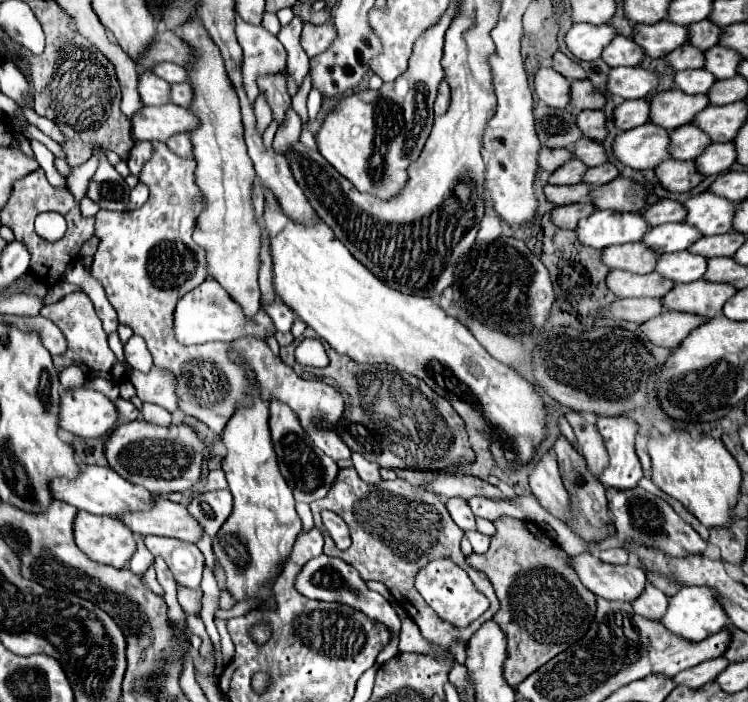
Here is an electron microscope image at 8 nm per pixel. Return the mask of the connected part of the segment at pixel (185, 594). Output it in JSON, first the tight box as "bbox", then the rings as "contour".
{"bbox":[177,586,203,615],"contour":[[[177,586],[177,599],[183,611],[187,615],[199,615],[202,609],[203,593],[199,590],[187,590],[183,586]]]}

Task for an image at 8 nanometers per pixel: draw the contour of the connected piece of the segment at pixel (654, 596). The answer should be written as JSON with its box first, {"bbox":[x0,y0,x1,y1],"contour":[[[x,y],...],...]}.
{"bbox":[633,584,667,620],"contour":[[[647,584],[645,592],[633,602],[633,610],[643,618],[659,620],[667,610],[667,596],[653,584]]]}

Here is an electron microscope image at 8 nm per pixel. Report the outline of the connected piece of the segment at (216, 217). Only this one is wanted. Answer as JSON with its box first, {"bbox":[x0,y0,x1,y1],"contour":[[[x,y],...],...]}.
{"bbox":[181,20,259,316],"contour":[[[191,20],[187,26],[181,26],[181,38],[193,50],[193,62],[189,68],[189,82],[195,90],[195,100],[191,110],[199,116],[201,126],[191,132],[193,156],[197,160],[197,186],[205,198],[205,210],[199,216],[195,228],[195,242],[207,252],[207,270],[209,278],[219,280],[219,284],[243,306],[247,316],[253,316],[259,310],[259,224],[253,216],[251,206],[251,184],[255,180],[255,170],[251,158],[247,158],[247,148],[243,146],[243,122],[239,112],[239,98],[231,88],[227,78],[223,58],[207,30]]]}

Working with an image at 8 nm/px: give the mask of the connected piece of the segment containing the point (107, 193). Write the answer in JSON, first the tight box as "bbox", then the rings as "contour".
{"bbox":[87,144,131,212],"contour":[[[99,144],[91,146],[91,152],[99,158],[99,166],[95,176],[91,178],[87,196],[99,202],[101,208],[105,210],[117,210],[117,212],[127,210],[131,188],[125,186],[123,176],[119,176],[119,172],[109,164],[105,150]]]}

